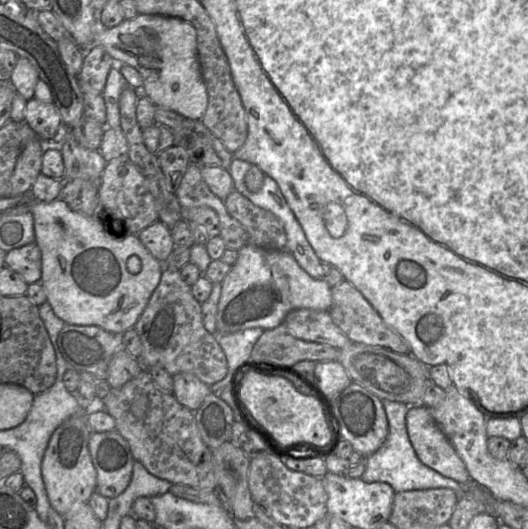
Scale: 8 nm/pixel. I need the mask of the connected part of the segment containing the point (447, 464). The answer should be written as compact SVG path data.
M422 404L409 406L406 427L409 440L423 464L462 486L473 482L464 462L436 424L428 407Z

